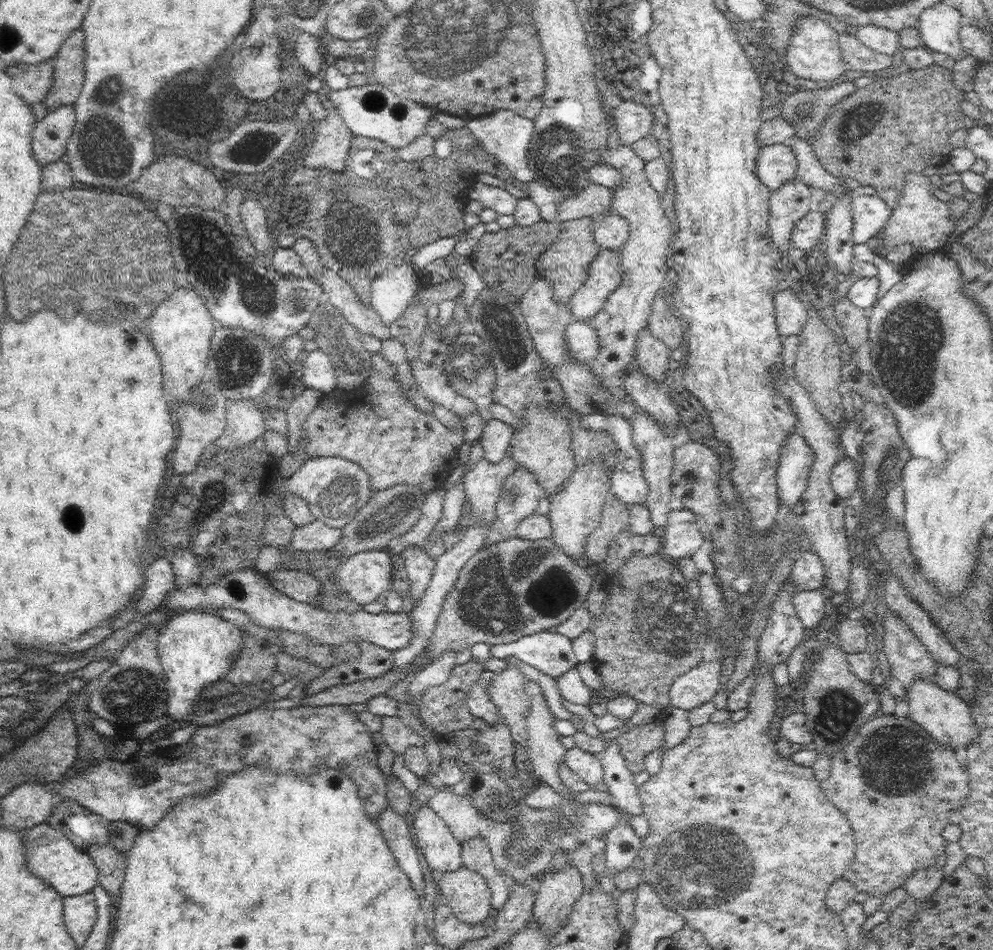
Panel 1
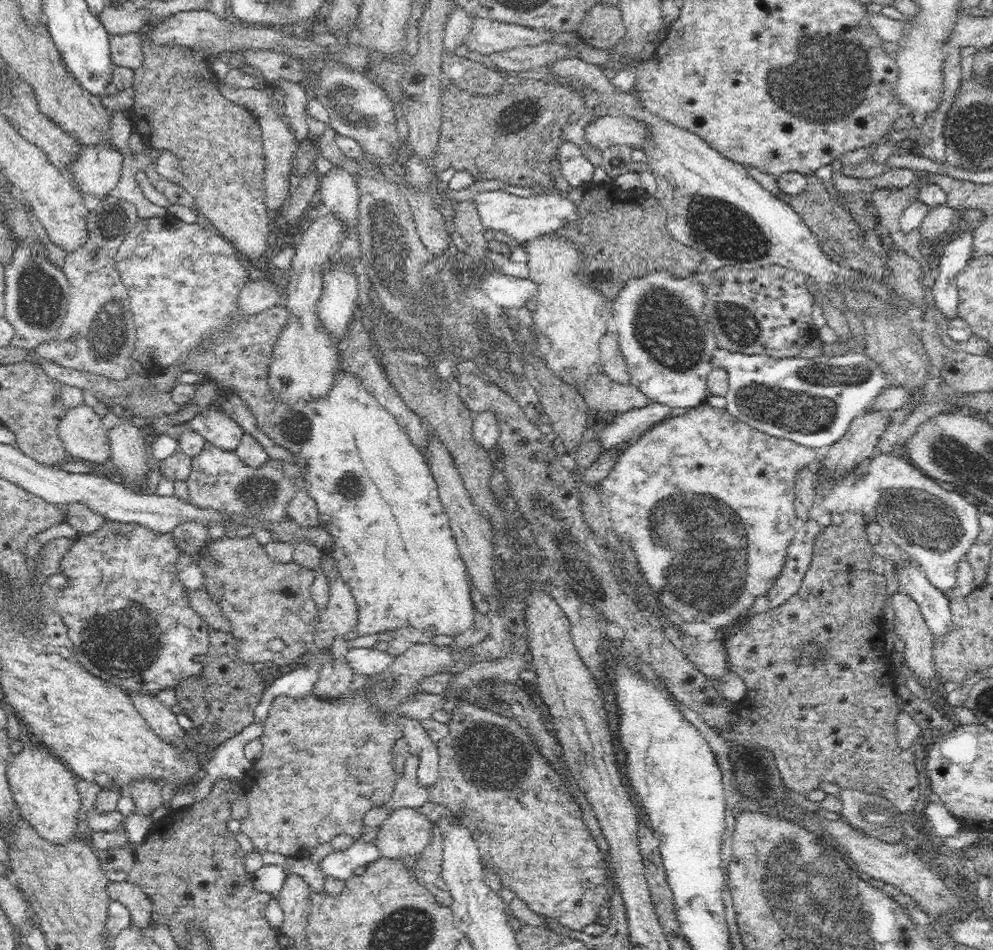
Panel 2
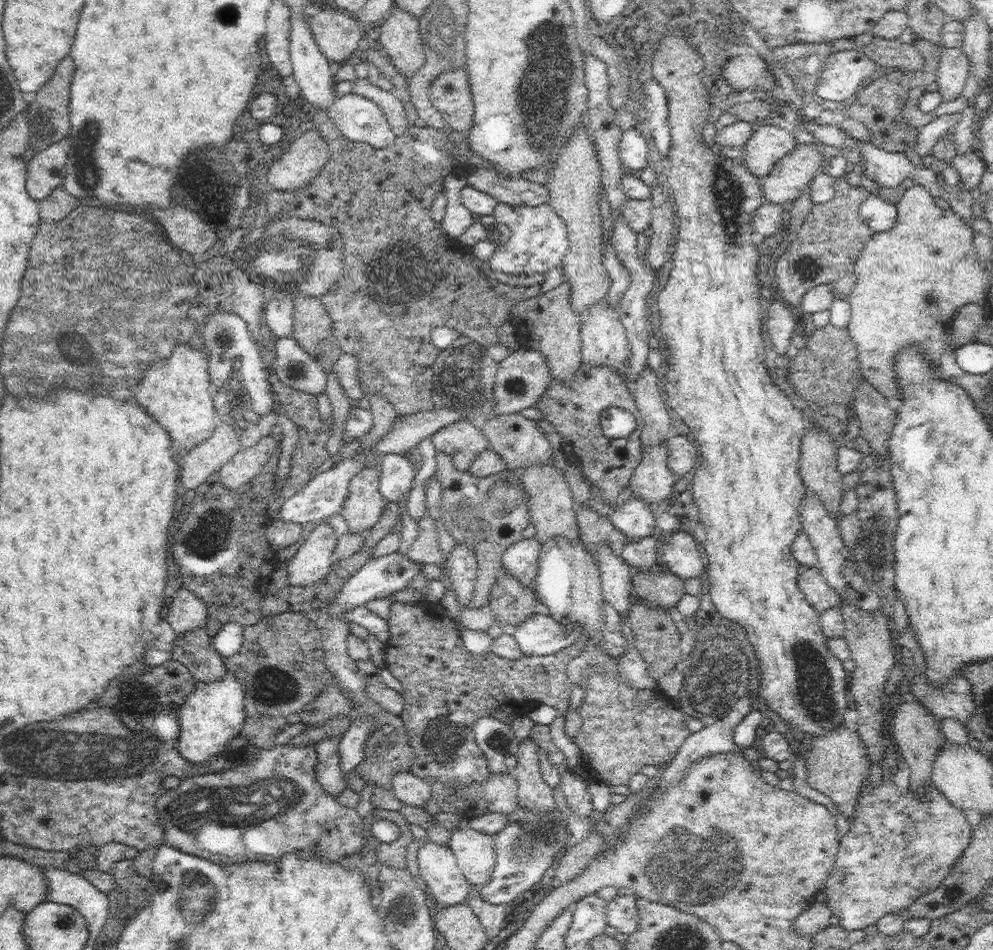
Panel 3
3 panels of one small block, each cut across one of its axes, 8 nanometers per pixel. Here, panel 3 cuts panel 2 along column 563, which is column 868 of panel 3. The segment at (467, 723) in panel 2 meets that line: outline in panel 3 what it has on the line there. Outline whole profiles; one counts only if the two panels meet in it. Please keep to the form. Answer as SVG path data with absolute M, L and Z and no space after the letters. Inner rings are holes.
M893 779L883 780L877 786L866 781L858 795L852 820L850 830L841 838L834 868L825 884L828 894L826 903L848 932L876 924L886 913L904 913L918 897L929 890L936 890L973 837L964 811L946 800L946 795L934 782L928 785L926 795L920 797L910 788L906 793L900 793Z

